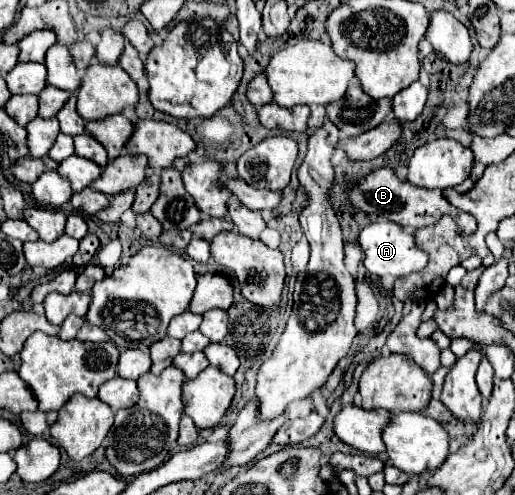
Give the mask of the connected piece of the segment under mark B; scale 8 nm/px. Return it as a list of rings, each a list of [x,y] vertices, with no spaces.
[[[380,167],[380,169],[374,169],[372,173],[368,173],[366,177],[358,179],[352,187],[350,187],[350,203],[354,209],[358,211],[364,211],[366,215],[370,217],[384,217],[388,221],[394,221],[402,227],[410,225],[414,229],[420,229],[420,227],[428,227],[428,225],[434,225],[440,221],[442,215],[450,215],[456,225],[458,225],[458,231],[462,235],[470,235],[476,231],[476,219],[470,215],[470,213],[464,213],[456,207],[452,207],[444,197],[442,197],[442,191],[436,191],[436,189],[424,189],[424,187],[416,187],[408,181],[400,181],[394,171],[390,167]]]

